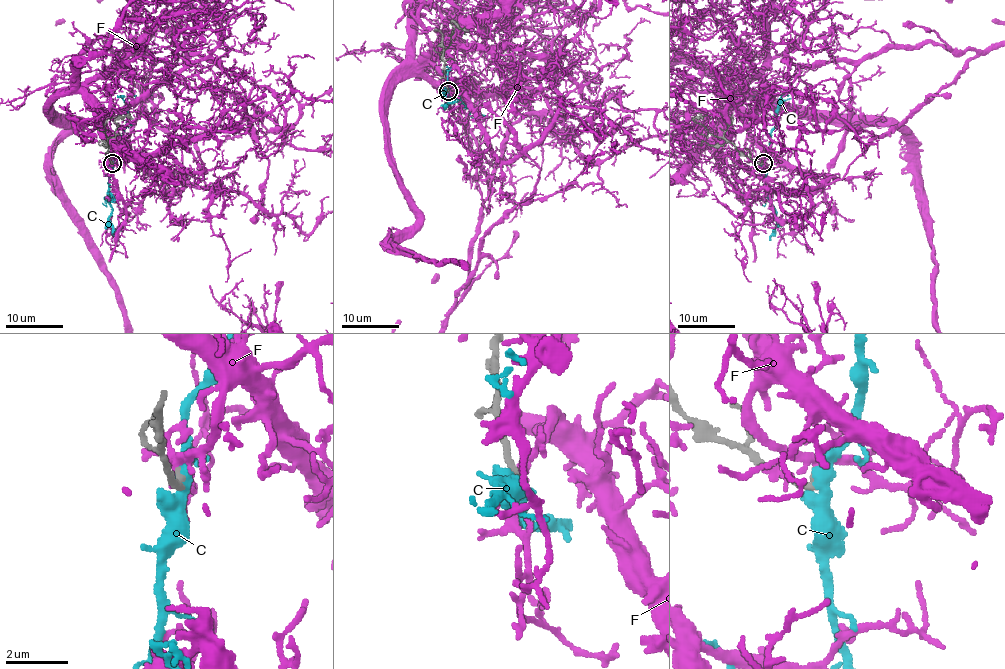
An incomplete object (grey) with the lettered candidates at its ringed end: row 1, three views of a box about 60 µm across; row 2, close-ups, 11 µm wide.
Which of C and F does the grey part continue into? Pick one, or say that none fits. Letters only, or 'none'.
C

